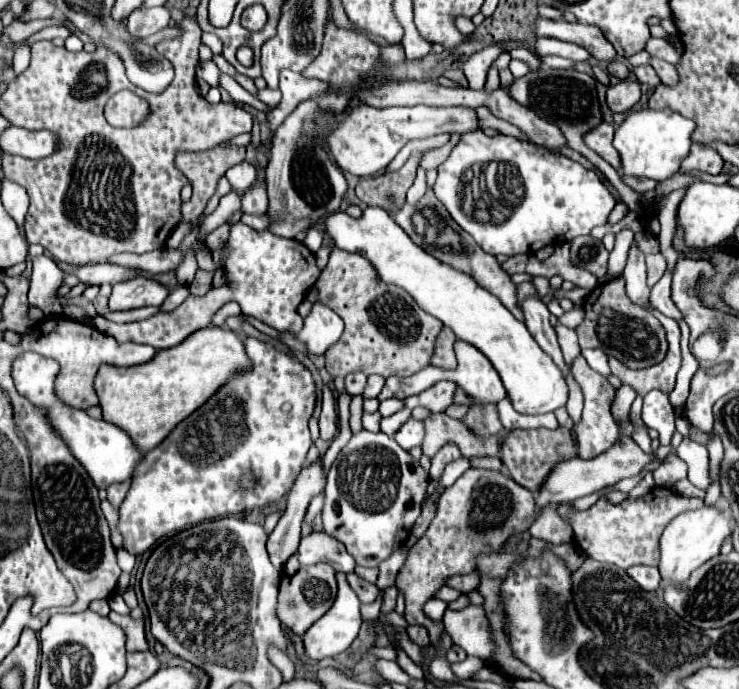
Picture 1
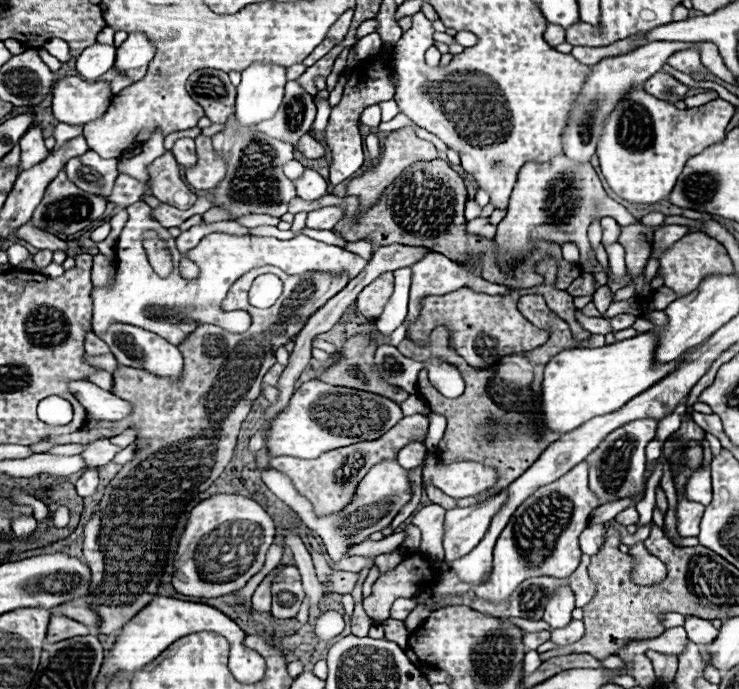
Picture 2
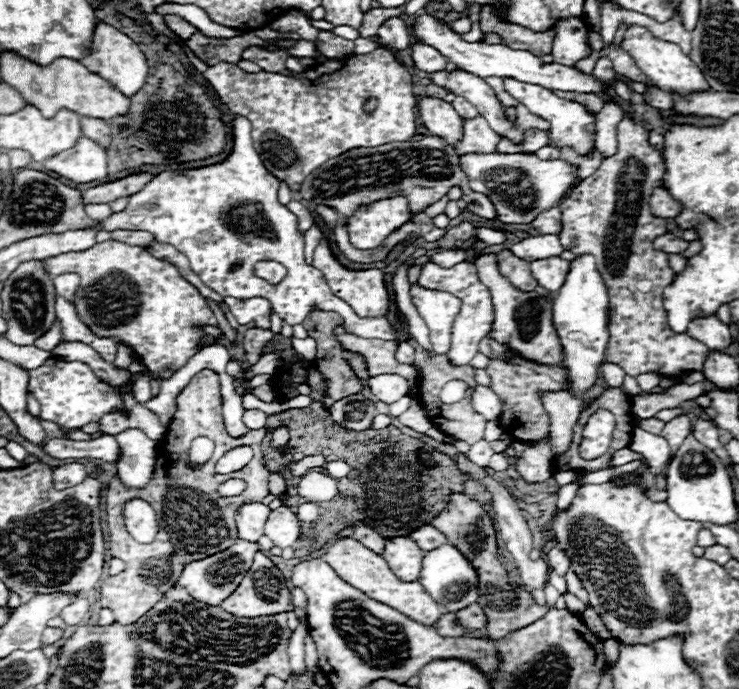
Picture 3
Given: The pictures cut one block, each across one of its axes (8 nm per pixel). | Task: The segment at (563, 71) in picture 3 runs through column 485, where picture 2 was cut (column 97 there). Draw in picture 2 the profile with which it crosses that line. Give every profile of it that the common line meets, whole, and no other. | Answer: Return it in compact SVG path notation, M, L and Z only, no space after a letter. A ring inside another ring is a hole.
M92 44L76 58L76 70L86 80L96 80L114 66L116 46L110 44Z

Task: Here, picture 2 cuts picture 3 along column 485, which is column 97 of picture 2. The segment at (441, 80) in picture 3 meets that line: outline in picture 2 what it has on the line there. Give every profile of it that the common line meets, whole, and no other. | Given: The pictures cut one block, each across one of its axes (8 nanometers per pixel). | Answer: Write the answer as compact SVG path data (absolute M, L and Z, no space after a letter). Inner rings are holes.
M62 76L54 82L52 96L52 110L60 122L84 126L106 112L114 94L104 80L86 82L80 76Z

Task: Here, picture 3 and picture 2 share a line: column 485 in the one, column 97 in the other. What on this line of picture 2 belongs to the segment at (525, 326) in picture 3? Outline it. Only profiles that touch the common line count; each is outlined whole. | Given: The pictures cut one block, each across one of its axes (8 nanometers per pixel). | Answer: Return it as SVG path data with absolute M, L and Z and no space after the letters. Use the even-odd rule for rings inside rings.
M102 254L93 256L92 283L94 286L108 284L116 272L116 263Z

